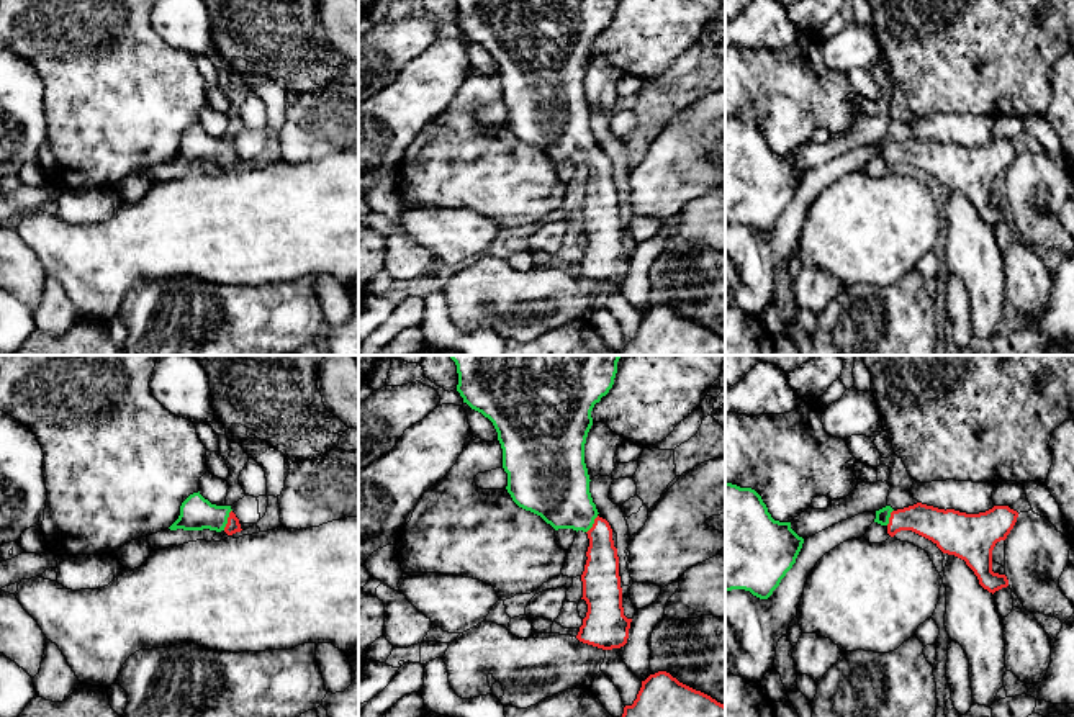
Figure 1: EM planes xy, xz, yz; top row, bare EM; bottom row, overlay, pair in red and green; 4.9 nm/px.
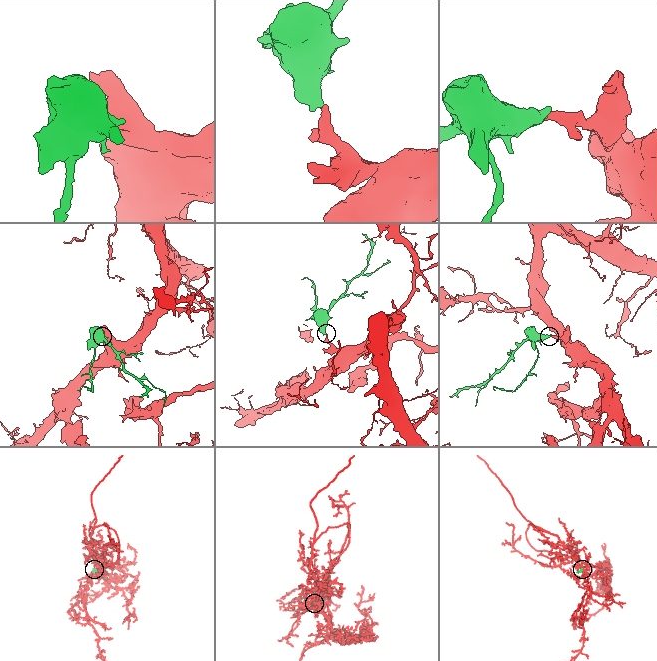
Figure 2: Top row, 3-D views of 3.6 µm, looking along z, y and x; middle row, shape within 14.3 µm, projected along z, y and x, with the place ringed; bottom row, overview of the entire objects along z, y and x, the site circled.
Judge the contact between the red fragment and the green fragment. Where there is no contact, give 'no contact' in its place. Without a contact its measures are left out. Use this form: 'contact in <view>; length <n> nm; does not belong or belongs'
contact in xy; length 110 nm; belongs

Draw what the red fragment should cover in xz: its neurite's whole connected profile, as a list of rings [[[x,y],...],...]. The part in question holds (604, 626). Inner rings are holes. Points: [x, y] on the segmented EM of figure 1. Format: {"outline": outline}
{"outline": [[[449,355],[458,373],[457,391],[472,409],[488,417],[503,449],[508,493],[512,501],[540,516],[555,530],[588,534],[589,547],[581,575],[586,617],[576,638],[612,650],[627,643],[632,619],[624,616],[619,557],[609,522],[599,517],[589,493],[584,444],[591,411],[609,393],[620,355]]]}

